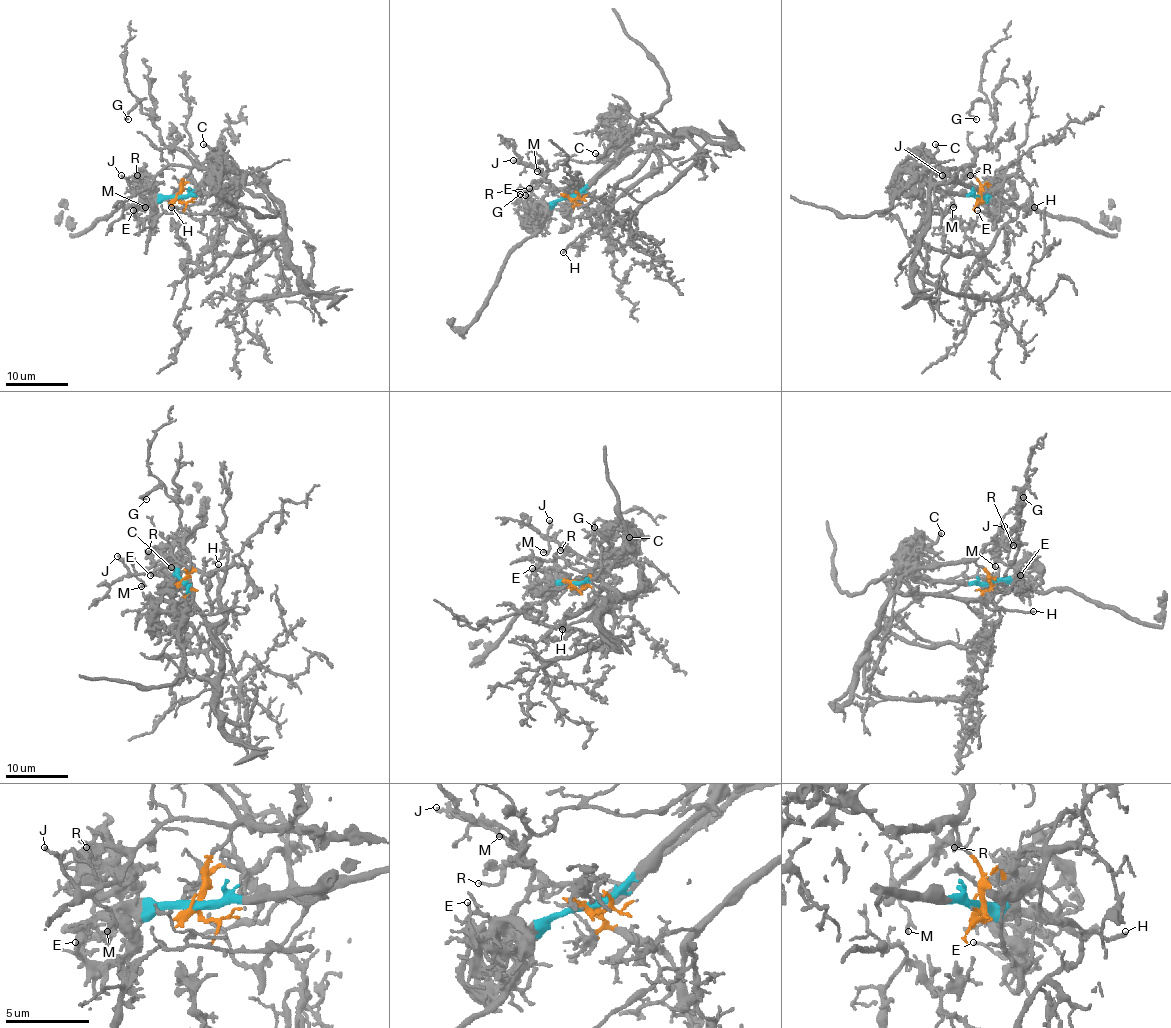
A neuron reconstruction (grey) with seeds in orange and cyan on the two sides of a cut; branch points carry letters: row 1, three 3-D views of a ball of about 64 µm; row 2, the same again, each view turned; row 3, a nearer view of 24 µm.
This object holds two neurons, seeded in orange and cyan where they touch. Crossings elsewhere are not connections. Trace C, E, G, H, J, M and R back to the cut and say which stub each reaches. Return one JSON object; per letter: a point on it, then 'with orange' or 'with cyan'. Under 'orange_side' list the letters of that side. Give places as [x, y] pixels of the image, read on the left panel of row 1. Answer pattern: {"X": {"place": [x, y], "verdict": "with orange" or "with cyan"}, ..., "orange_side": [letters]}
{"C": {"place": [203, 144], "verdict": "with cyan"}, "E": {"place": [133, 210], "verdict": "with cyan"}, "G": {"place": [128, 119], "verdict": "with orange"}, "H": {"place": [171, 207], "verdict": "with orange"}, "J": {"place": [121, 175], "verdict": "with orange"}, "M": {"place": [145, 207], "verdict": "with orange"}, "R": {"place": [137, 175], "verdict": "with orange"}, "orange_side": ["G", "H", "J", "M", "R"]}

